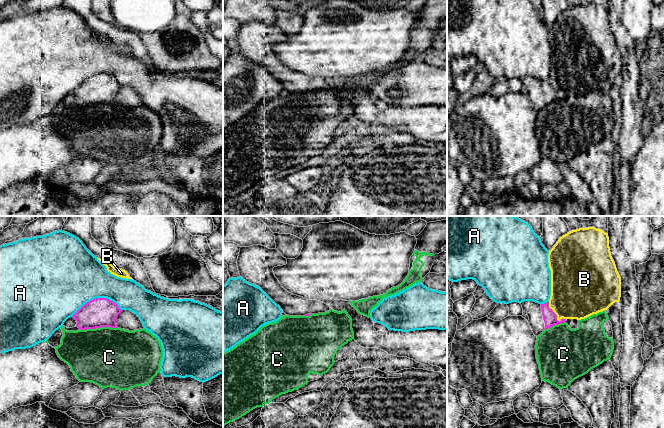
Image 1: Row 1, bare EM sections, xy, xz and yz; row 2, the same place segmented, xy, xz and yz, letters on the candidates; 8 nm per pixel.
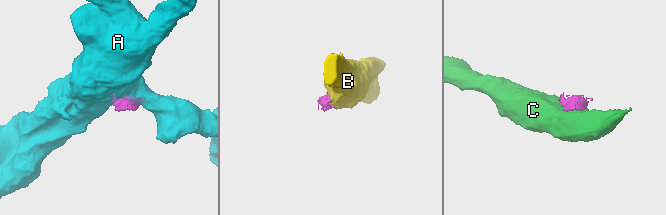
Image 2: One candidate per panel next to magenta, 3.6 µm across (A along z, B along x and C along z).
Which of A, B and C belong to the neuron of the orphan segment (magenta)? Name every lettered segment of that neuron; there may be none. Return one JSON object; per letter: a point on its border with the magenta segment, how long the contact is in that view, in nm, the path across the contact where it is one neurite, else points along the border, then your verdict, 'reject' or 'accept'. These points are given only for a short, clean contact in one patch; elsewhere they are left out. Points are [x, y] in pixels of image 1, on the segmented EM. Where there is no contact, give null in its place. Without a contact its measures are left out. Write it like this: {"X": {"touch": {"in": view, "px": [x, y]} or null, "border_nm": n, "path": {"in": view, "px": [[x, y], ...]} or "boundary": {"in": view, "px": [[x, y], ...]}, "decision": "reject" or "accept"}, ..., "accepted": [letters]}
{"A": {"touch": {"in": "xy", "px": [96, 298]}, "border_nm": 420, "decision": "reject"}, "B": {"touch": {"in": "yz", "px": [556, 315]}, "border_nm": 220, "decision": "accept"}, "C": {"touch": {"in": "xy", "px": [99, 327]}, "border_nm": 300, "boundary": {"in": "xy", "px": [[117, 327], [96, 327], [81, 330]]}, "decision": "reject"}, "accepted": ["B"]}

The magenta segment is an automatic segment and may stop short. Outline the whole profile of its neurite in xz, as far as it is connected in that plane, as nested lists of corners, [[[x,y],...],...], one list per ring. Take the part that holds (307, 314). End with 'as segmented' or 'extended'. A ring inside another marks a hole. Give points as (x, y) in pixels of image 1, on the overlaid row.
[[[262,245],[241,247],[237,259],[240,276],[260,287],[286,315],[310,316],[328,312],[329,305],[293,295],[282,287],[274,275],[273,268],[286,264],[287,259],[277,249],[269,249]]]; extended

